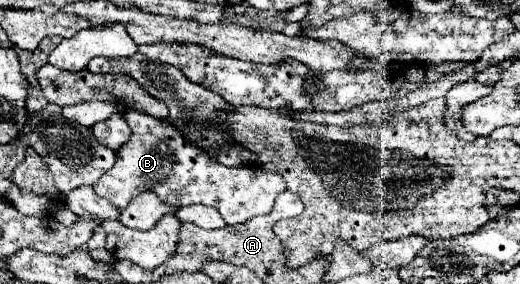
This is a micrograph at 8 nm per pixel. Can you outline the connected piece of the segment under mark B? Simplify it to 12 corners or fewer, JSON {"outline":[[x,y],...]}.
{"outline":[[138,111],[94,191],[122,209],[148,189],[210,205],[228,225],[286,189],[260,165],[226,167]]}

